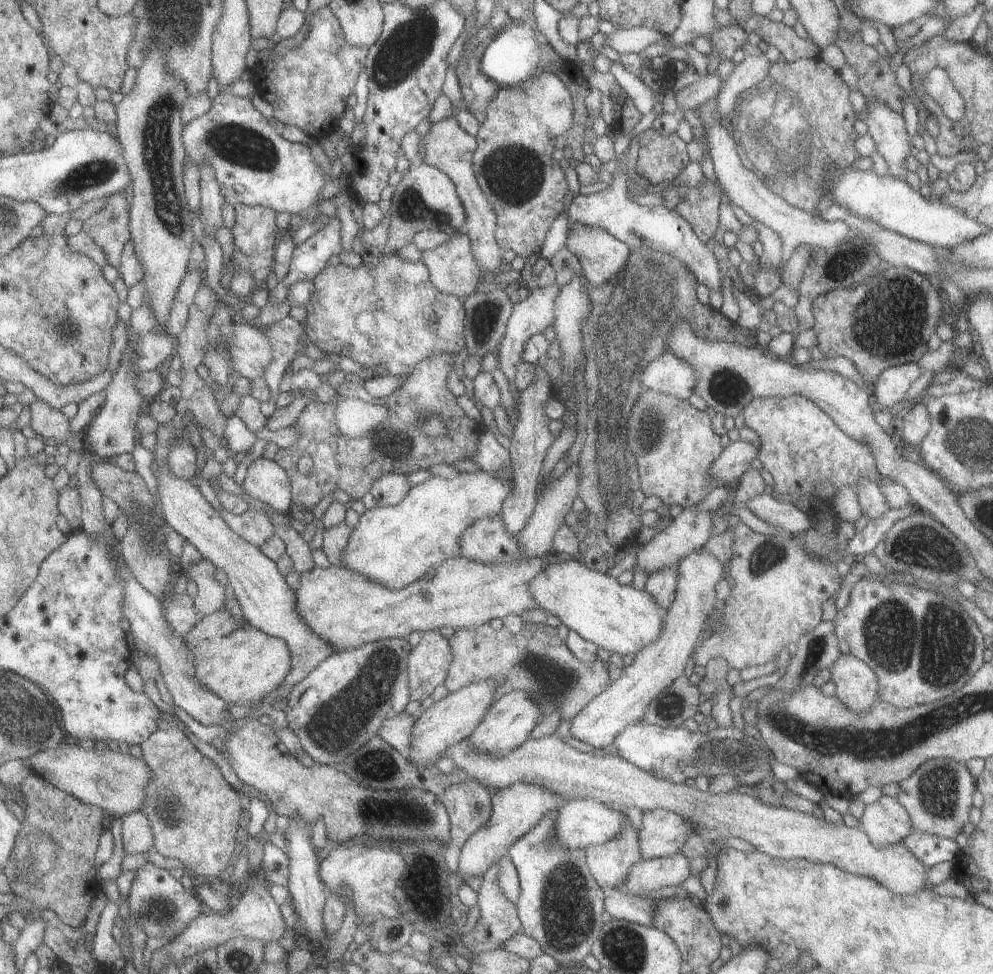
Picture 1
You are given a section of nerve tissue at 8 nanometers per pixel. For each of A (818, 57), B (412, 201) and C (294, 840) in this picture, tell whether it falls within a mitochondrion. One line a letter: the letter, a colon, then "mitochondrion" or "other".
A: other
B: mitochondrion
C: other

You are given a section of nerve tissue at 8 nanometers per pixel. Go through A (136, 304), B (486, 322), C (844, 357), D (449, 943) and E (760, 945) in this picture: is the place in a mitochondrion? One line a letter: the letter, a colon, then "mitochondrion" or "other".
A: other
B: mitochondrion
C: other
D: other
E: other

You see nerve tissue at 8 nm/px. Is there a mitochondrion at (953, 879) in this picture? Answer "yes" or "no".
no

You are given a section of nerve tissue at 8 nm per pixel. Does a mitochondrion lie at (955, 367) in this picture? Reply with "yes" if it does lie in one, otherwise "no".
no

